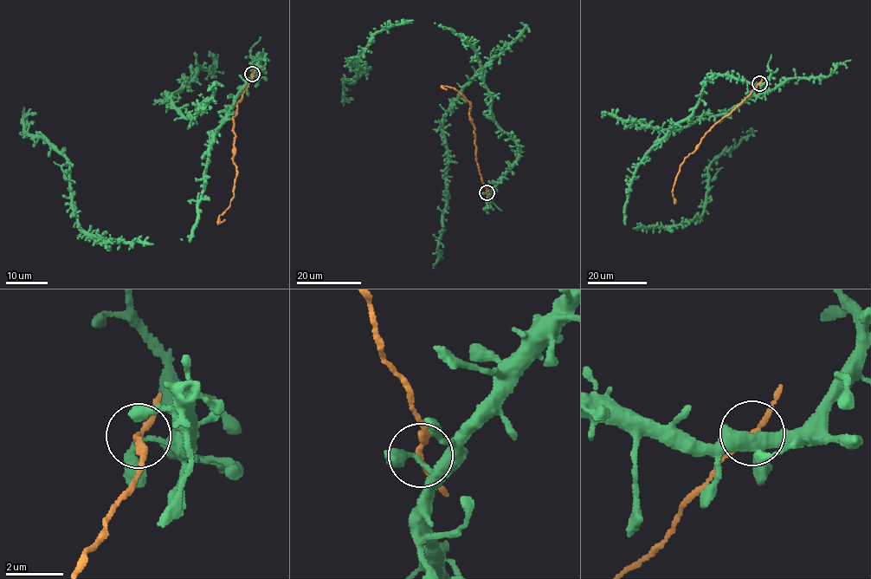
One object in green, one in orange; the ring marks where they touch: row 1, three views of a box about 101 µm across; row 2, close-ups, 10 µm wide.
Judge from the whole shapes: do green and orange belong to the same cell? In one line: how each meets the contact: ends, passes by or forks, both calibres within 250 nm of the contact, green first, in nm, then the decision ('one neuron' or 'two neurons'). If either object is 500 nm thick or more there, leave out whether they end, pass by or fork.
green passes by | orange passes by | 190/190 nm | two neurons

